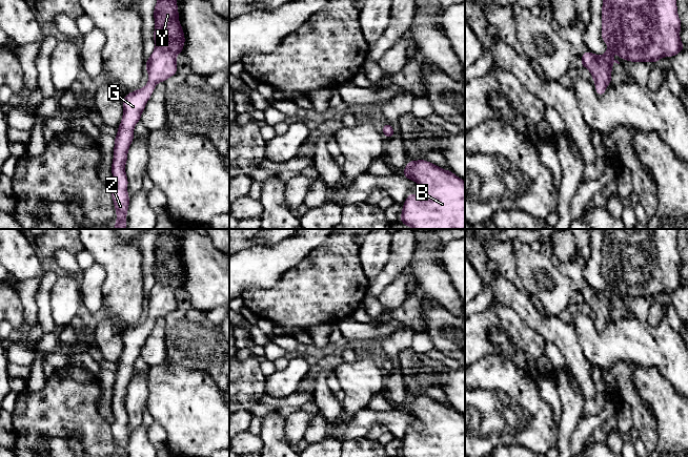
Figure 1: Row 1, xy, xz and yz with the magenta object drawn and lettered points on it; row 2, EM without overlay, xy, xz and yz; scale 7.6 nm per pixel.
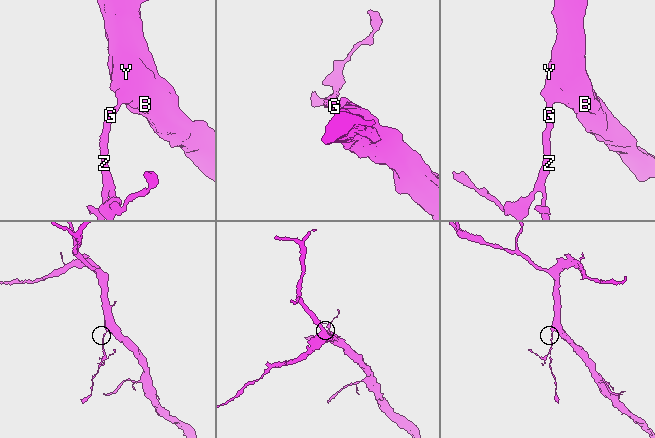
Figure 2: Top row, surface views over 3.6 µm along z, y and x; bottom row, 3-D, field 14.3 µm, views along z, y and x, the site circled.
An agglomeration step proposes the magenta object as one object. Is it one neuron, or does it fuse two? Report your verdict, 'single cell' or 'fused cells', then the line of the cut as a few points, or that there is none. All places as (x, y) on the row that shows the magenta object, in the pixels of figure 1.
single cell | no cut

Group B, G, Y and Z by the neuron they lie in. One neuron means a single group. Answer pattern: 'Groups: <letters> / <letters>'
Groups: B G Y Z

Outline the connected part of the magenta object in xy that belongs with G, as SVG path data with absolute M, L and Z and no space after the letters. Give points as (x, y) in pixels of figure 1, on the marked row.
M157 0L154 9L155 49L145 63L148 83L127 94L122 102L123 117L115 137L112 173L114 187L110 190L117 221L116 229L126 229L126 214L129 206L128 180L125 173L127 152L134 140L134 127L140 121L142 111L155 86L177 74L176 57L182 54L185 37L179 22L177 0Z

